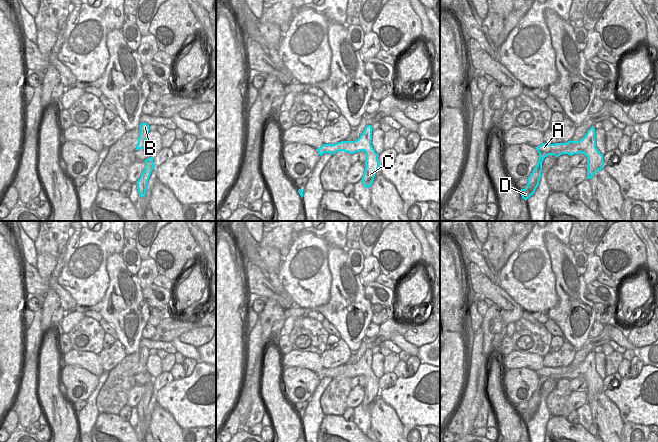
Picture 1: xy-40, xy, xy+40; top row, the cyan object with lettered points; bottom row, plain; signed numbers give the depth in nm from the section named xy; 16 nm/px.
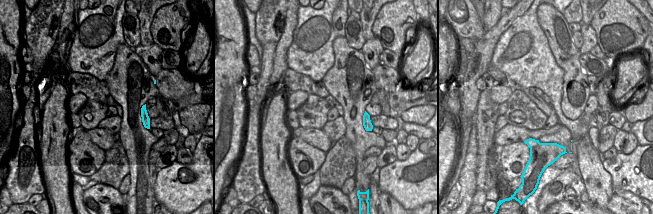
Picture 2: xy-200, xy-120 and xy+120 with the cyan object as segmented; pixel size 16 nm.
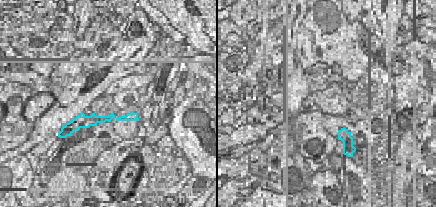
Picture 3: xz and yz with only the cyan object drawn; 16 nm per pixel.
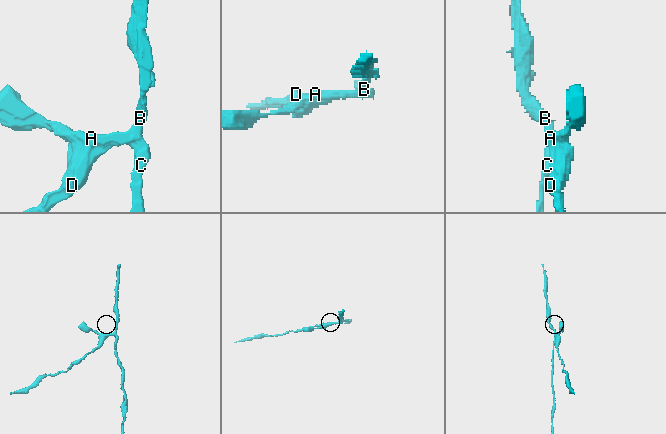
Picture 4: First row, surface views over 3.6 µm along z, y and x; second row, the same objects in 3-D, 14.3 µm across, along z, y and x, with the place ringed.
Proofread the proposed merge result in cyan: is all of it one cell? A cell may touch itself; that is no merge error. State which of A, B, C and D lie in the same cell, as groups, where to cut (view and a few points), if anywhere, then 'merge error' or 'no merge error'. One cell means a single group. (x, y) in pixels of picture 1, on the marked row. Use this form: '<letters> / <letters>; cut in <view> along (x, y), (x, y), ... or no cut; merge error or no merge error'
A B C / D; cut in xy+40 along (557, 155), (547, 152), (539, 157); merge error

